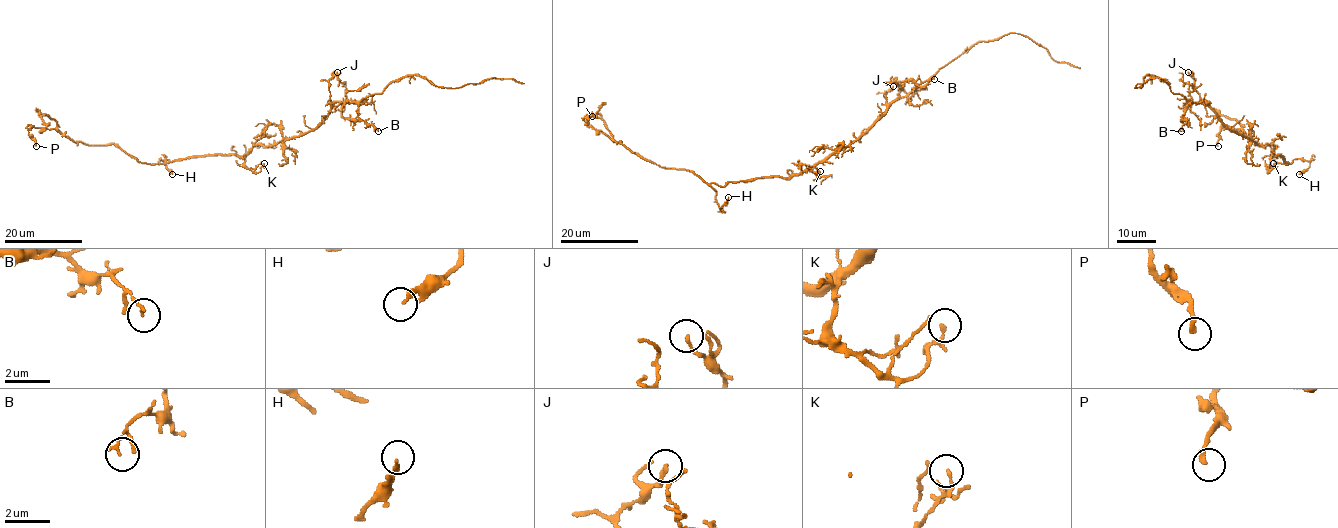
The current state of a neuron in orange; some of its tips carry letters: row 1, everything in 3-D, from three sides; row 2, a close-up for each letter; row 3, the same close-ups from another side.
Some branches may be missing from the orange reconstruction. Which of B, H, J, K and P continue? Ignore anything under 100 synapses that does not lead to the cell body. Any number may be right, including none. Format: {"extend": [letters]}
{"extend": []}

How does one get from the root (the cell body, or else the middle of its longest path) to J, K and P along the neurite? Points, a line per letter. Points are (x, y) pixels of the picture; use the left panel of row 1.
J: (281, 142), (312, 131), (327, 114), (331, 106), (329, 80), (337, 72)
K: (281, 142), (256, 145), (245, 154), (244, 165), (256, 173), (264, 163)
P: (281, 142), (256, 145), (241, 156), (147, 164), (113, 144), (86, 145), (29, 125), (36, 146)

